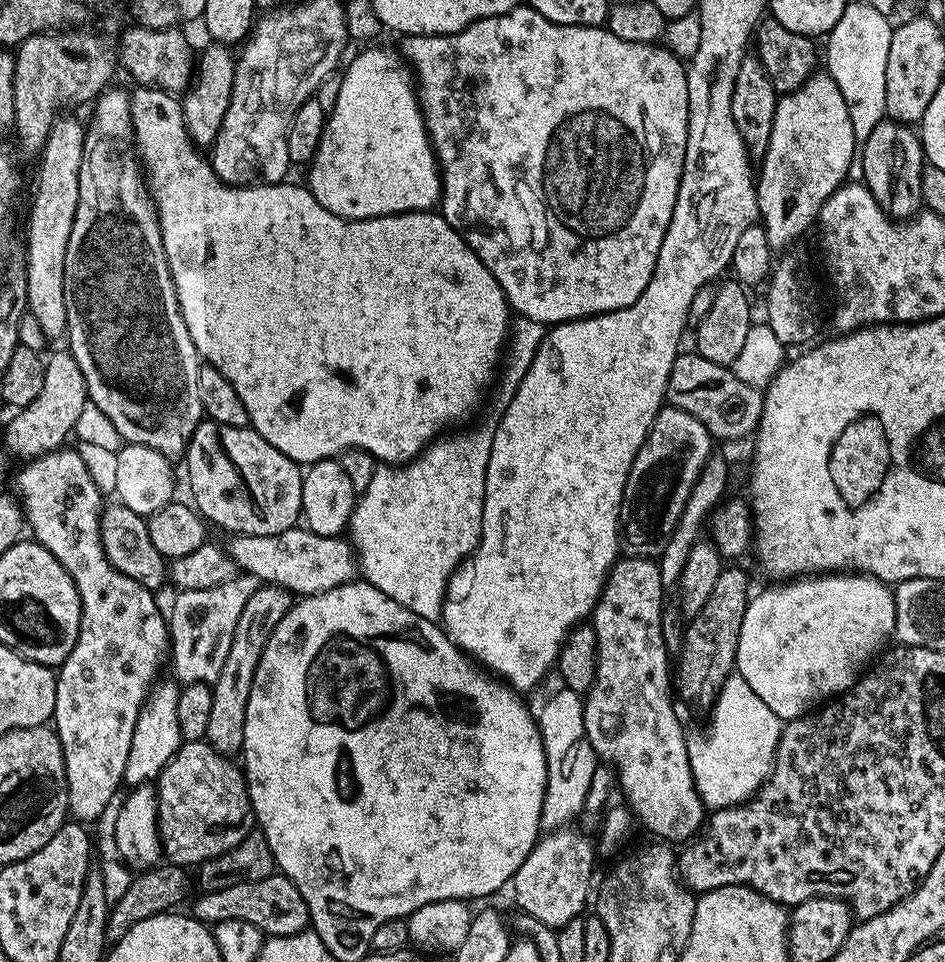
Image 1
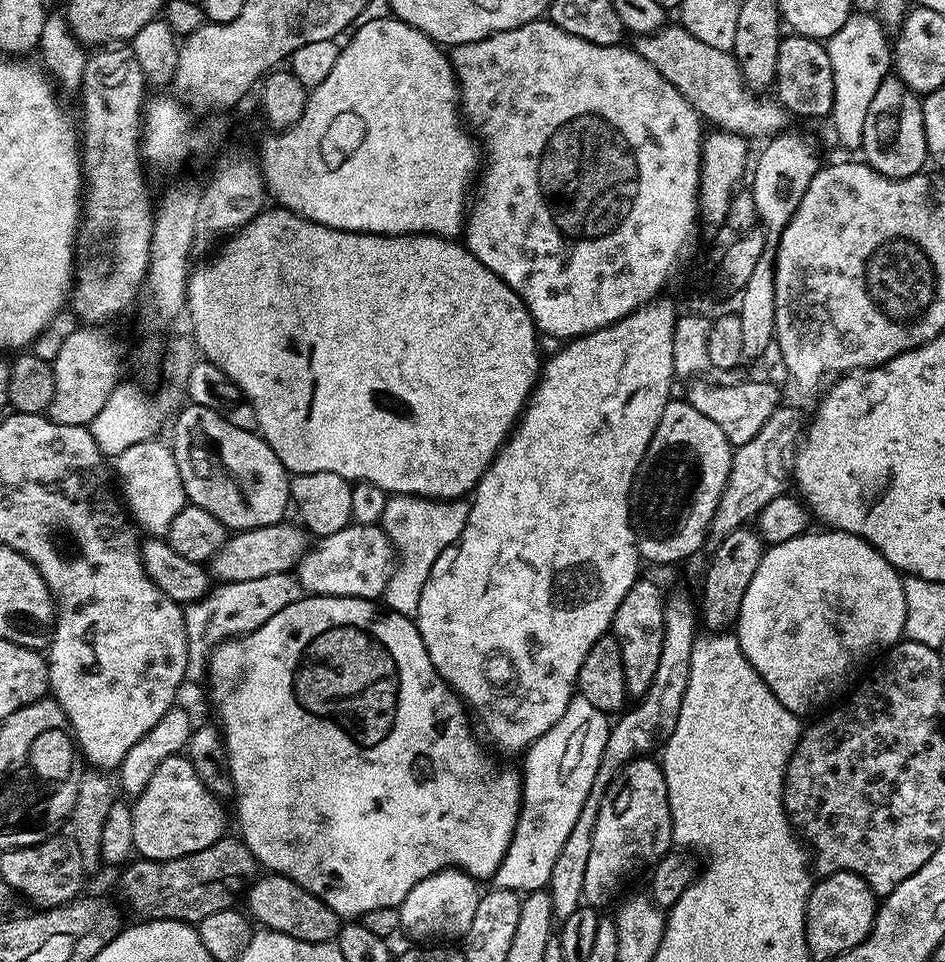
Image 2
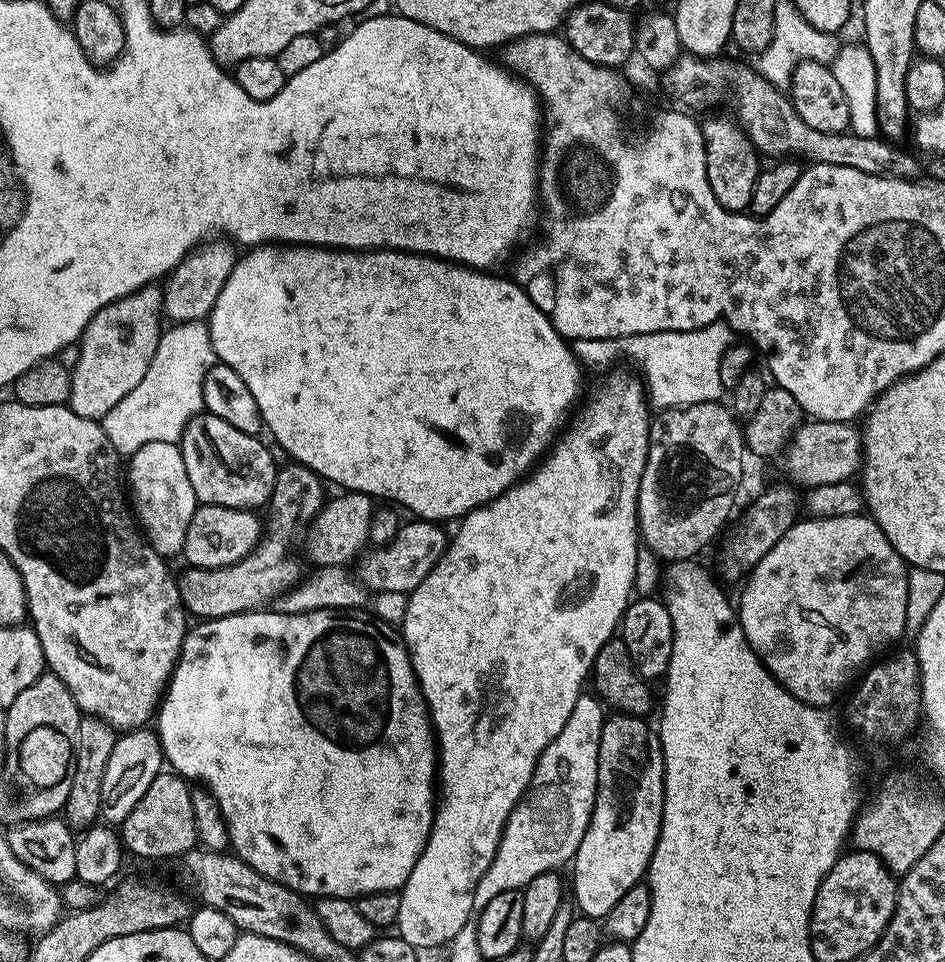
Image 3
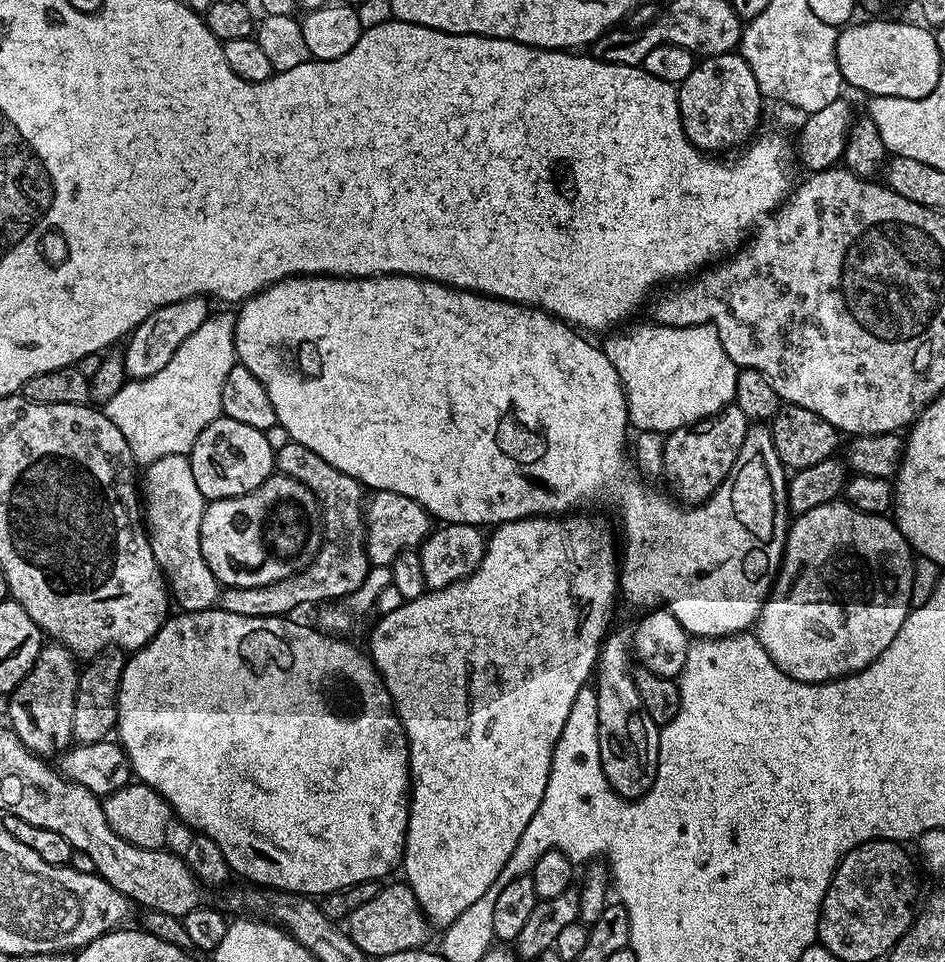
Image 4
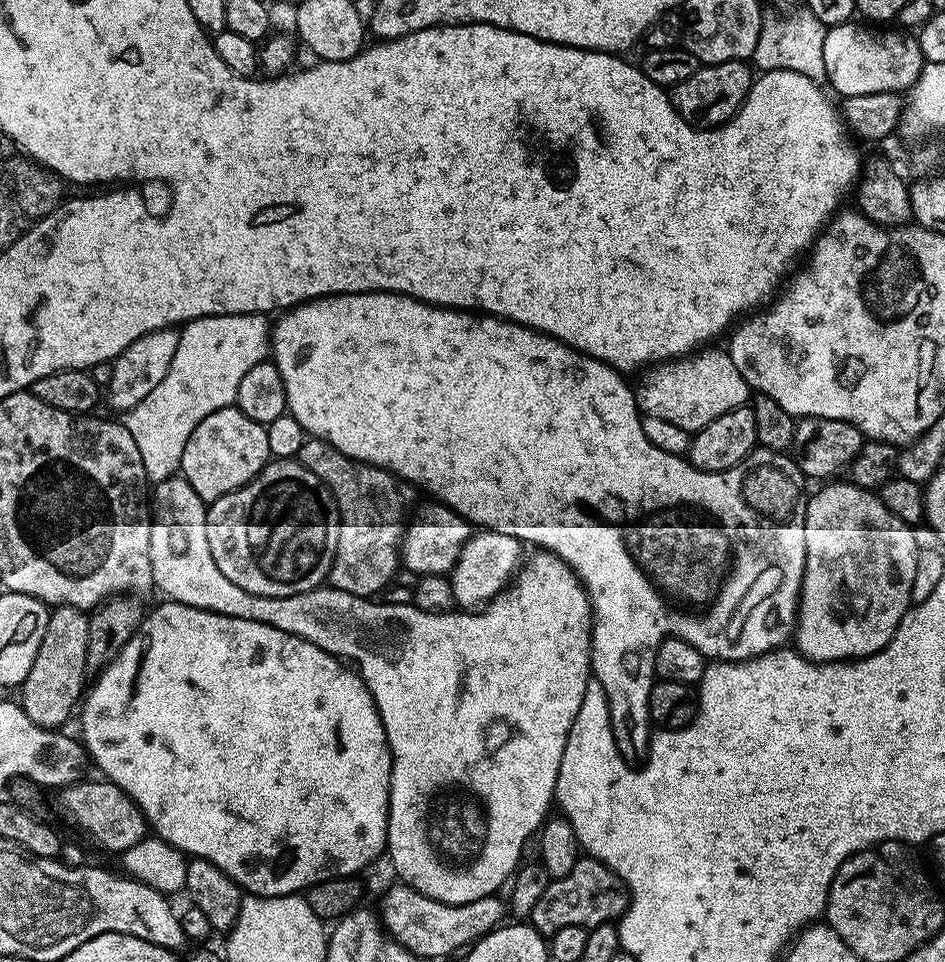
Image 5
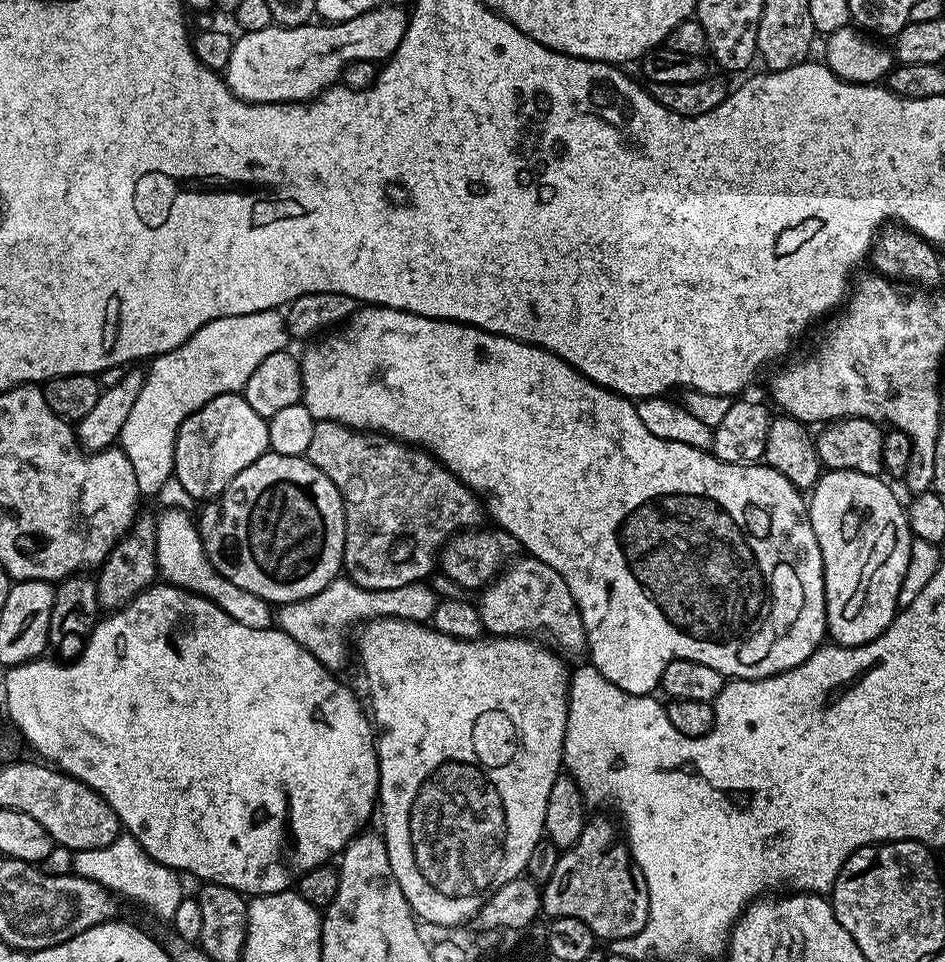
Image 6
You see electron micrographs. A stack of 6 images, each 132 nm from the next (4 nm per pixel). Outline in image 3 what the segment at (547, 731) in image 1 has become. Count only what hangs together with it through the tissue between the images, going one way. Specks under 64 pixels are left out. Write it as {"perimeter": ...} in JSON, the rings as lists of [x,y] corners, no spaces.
{"perimeter":[[[581,694],[578,702],[574,702],[574,711],[570,714],[570,718],[566,718],[562,734],[558,734],[558,738],[554,738],[554,742],[546,746],[546,750],[538,758],[530,786],[506,822],[498,850],[494,854],[494,862],[490,862],[490,870],[482,874],[480,885],[474,890],[476,908],[483,907],[488,900],[502,894],[503,891],[523,890],[536,875],[560,870],[563,864],[565,867],[576,855],[578,846],[582,842],[582,834],[586,834],[588,829],[592,807],[596,801],[598,742],[605,719],[605,709],[595,695]]]}

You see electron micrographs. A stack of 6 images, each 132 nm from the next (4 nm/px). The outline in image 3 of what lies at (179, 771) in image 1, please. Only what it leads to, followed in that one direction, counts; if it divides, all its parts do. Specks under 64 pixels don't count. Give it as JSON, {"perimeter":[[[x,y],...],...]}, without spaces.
{"perimeter":[[[162,770],[154,778],[154,782],[150,782],[146,794],[142,794],[138,806],[134,806],[134,810],[130,810],[130,818],[126,818],[124,823],[119,825],[118,835],[123,847],[131,855],[133,852],[134,855],[145,856],[148,860],[164,860],[167,856],[176,856],[178,858],[185,852],[191,851],[198,841],[196,827],[194,826],[192,796],[187,781],[171,770]]]}

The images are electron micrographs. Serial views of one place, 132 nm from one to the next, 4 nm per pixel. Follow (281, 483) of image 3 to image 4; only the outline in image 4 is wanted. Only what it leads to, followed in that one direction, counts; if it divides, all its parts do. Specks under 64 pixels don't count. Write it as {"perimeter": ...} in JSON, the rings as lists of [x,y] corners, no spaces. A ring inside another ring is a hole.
{"perimeter":[[[291,442],[274,453],[274,468],[279,475],[302,482],[302,486],[306,486],[320,502],[320,522],[327,529],[326,542],[321,543],[319,554],[303,572],[282,582],[245,588],[225,587],[220,593],[218,607],[246,618],[287,617],[303,604],[324,606],[329,602],[343,601],[352,591],[362,586],[370,567],[364,522],[364,485],[350,478],[350,474],[334,470],[334,466],[330,466],[330,462],[325,462],[323,458],[318,458],[314,450],[306,450],[306,446]],[[328,528],[332,529],[328,532]]]}

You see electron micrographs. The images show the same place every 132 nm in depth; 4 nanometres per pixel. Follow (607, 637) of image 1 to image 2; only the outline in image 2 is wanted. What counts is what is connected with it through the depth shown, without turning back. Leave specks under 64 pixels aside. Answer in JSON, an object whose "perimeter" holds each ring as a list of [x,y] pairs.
{"perimeter":[[[648,578],[633,579],[612,619],[610,632],[616,637],[618,650],[622,650],[622,670],[626,674],[629,697],[639,698],[646,694],[650,681],[654,679],[654,670],[658,670],[658,654],[662,654],[665,599],[661,585],[653,584]]]}

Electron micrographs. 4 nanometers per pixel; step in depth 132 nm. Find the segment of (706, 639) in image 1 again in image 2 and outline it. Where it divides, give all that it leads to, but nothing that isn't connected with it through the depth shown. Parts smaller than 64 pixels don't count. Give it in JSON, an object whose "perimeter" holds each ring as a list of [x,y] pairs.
{"perimeter":[[[745,526],[726,534],[722,542],[711,549],[712,561],[704,572],[704,593],[698,596],[698,616],[709,633],[720,634],[731,629],[740,617],[742,598],[746,598],[746,589],[750,587],[750,578],[762,562],[766,545],[755,527]]]}

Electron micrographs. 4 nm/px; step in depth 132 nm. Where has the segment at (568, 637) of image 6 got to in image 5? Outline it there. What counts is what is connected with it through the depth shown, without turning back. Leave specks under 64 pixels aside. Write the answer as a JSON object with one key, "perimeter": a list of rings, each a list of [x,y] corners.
{"perimeter":[[[473,531],[466,546],[462,546],[462,554],[450,573],[455,603],[464,610],[479,610],[490,603],[503,588],[512,583],[513,576],[520,571],[524,551],[526,548],[521,540],[510,534]]]}

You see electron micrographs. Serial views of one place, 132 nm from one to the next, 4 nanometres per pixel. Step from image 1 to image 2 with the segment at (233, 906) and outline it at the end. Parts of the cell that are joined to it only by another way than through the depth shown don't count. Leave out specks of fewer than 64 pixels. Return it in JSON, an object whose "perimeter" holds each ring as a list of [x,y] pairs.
{"perimeter":[[[275,874],[261,875],[248,885],[247,896],[247,915],[261,929],[286,934],[290,938],[298,938],[302,942],[314,942],[315,944],[330,944],[339,937],[342,927],[340,915],[334,910],[330,910],[330,906],[326,906],[326,902],[322,902],[314,894],[310,894],[310,890],[298,886],[298,882],[294,882],[290,878]]]}

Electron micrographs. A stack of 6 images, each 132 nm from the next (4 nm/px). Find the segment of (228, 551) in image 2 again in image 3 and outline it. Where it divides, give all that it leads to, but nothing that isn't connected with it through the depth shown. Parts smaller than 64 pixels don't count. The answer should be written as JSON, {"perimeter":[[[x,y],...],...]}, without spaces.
{"perimeter":[[[347,490],[339,493],[327,501],[320,513],[308,525],[303,533],[304,552],[312,566],[334,567],[336,565],[348,566],[365,551],[369,543],[370,524],[374,511],[373,497],[364,492],[350,492]]]}

